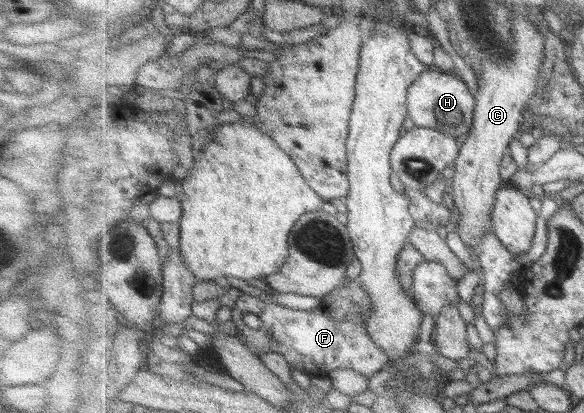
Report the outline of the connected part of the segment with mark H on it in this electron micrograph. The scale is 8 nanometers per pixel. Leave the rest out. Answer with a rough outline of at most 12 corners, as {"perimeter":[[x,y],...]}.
{"perimeter":[[429,68],[408,90],[416,126],[466,141],[476,96]]}

